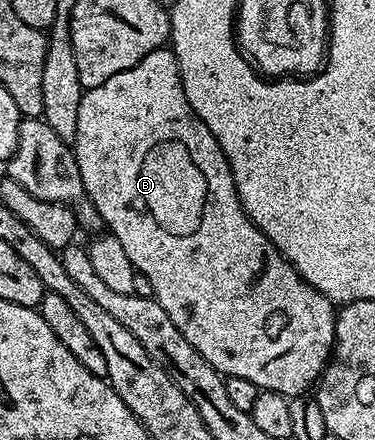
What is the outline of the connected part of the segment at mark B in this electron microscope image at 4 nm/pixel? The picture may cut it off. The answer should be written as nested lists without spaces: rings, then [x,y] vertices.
[[[161,46],[153,53],[141,57],[137,65],[121,73],[113,73],[109,81],[101,81],[101,85],[86,88],[81,97],[81,109],[77,109],[77,133],[73,150],[77,165],[81,169],[83,194],[103,218],[104,228],[113,237],[117,237],[117,241],[121,241],[121,246],[124,247],[129,261],[133,261],[136,272],[149,281],[153,298],[159,302],[161,309],[165,309],[165,313],[169,313],[173,325],[177,325],[177,329],[185,333],[185,341],[189,341],[189,345],[193,345],[193,349],[197,349],[197,353],[201,353],[201,357],[205,357],[205,361],[209,361],[213,369],[217,369],[224,377],[245,377],[253,381],[253,385],[257,385],[261,391],[272,391],[288,397],[310,392],[318,384],[335,350],[336,304],[302,279],[297,269],[293,269],[291,262],[279,254],[269,237],[265,237],[265,233],[261,233],[258,225],[245,213],[235,188],[233,173],[229,169],[229,161],[221,145],[217,145],[217,137],[209,133],[209,129],[193,113],[185,97],[174,51]]]

